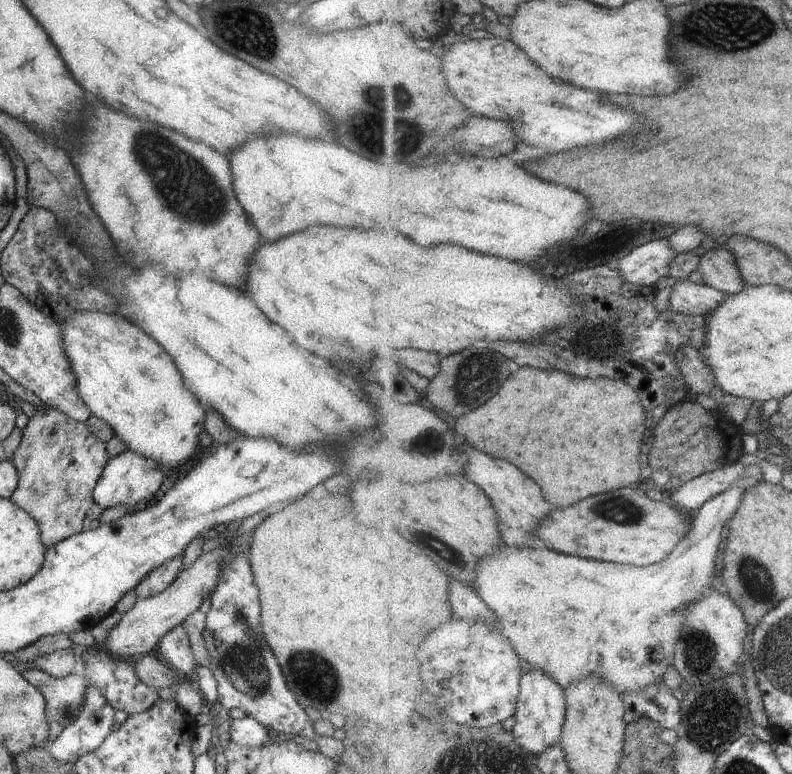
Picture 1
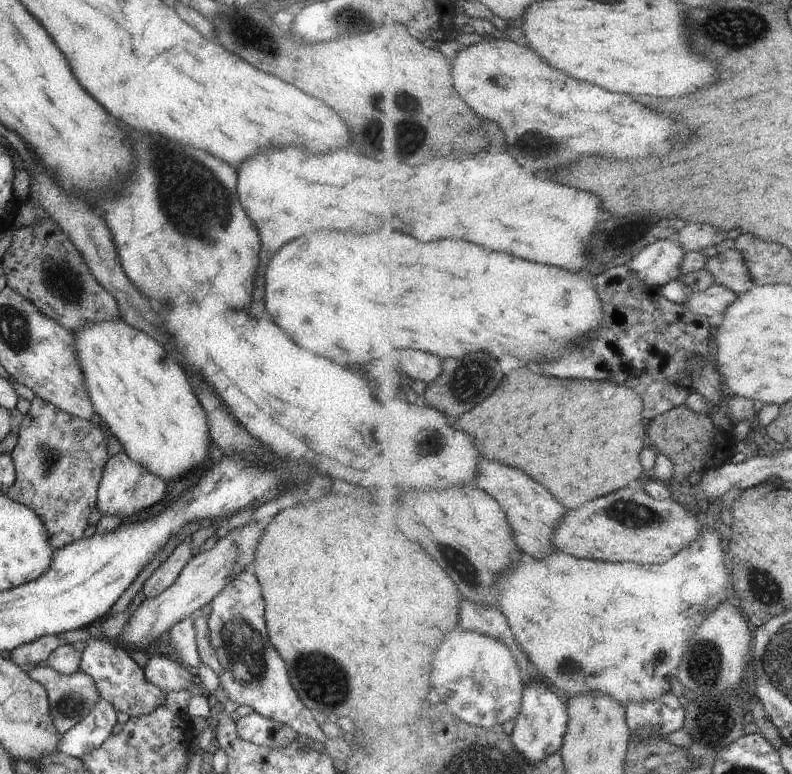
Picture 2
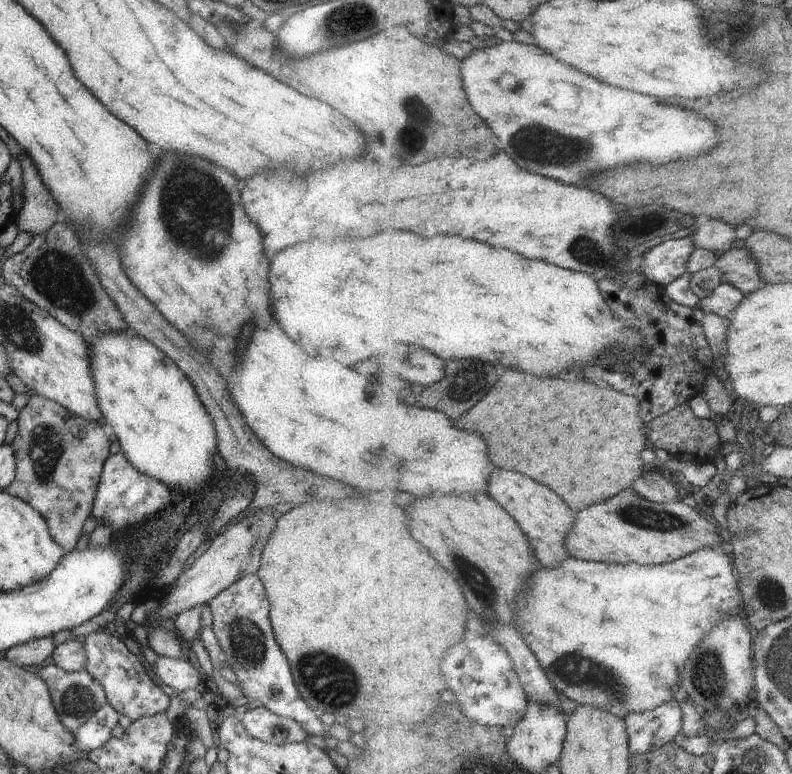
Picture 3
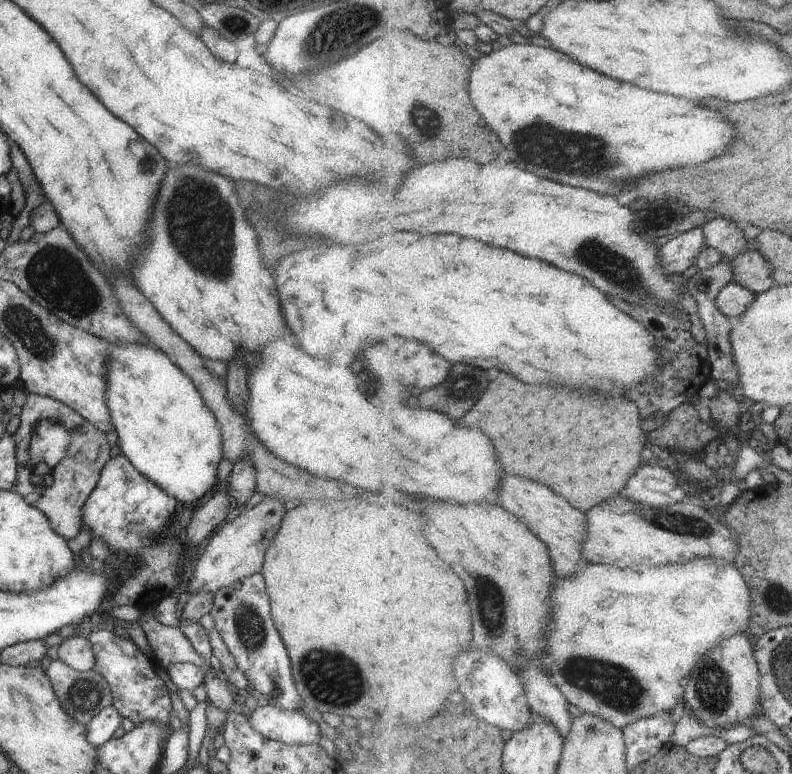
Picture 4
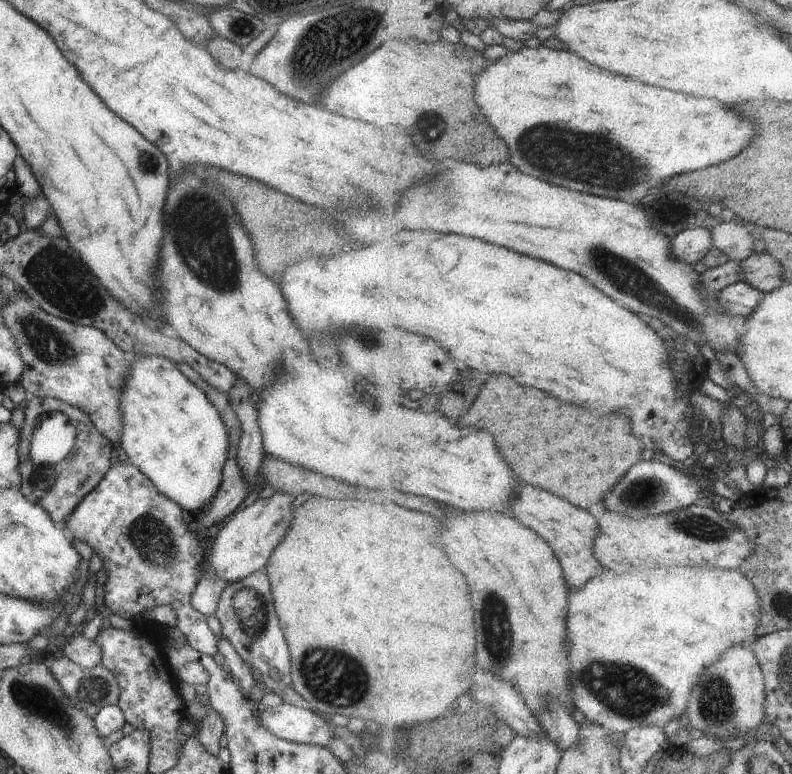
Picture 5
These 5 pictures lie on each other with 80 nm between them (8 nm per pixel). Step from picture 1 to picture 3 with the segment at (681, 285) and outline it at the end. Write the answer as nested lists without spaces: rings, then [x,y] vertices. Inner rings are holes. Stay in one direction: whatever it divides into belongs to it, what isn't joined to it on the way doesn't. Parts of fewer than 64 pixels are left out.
[[[724,282],[713,294],[702,300],[701,310],[705,314],[719,315],[731,321],[746,296],[747,294],[741,292],[734,284]]]

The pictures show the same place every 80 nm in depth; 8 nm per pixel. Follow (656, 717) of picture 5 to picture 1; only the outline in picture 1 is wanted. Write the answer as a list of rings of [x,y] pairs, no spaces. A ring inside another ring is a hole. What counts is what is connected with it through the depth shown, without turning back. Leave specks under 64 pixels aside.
[[[739,485],[732,486],[727,492],[708,500],[699,510],[691,523],[690,534],[678,544],[676,549],[664,560],[657,564],[646,567],[638,567],[634,564],[612,563],[607,561],[598,561],[584,559],[575,555],[560,553],[559,551],[550,549],[544,544],[525,547],[520,549],[512,546],[503,546],[498,549],[490,557],[486,557],[478,567],[478,578],[476,579],[475,592],[491,606],[491,610],[495,610],[497,618],[502,626],[504,635],[512,642],[514,649],[522,658],[527,666],[537,667],[546,672],[559,686],[565,689],[571,687],[575,682],[587,679],[590,676],[596,676],[603,679],[607,684],[614,686],[618,693],[623,697],[627,693],[645,691],[652,685],[658,685],[664,682],[664,676],[670,671],[670,667],[674,666],[674,658],[676,655],[676,647],[682,633],[686,628],[688,607],[693,603],[697,603],[706,594],[705,592],[713,586],[713,580],[717,571],[717,554],[719,554],[719,546],[723,538],[723,526],[729,522],[737,509],[741,506],[744,492]]]

